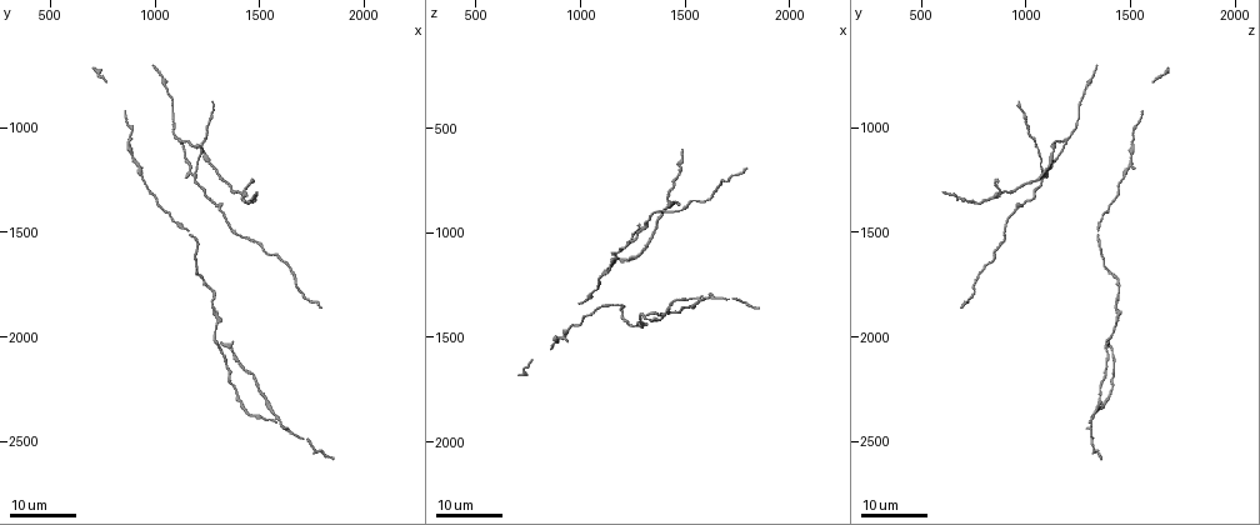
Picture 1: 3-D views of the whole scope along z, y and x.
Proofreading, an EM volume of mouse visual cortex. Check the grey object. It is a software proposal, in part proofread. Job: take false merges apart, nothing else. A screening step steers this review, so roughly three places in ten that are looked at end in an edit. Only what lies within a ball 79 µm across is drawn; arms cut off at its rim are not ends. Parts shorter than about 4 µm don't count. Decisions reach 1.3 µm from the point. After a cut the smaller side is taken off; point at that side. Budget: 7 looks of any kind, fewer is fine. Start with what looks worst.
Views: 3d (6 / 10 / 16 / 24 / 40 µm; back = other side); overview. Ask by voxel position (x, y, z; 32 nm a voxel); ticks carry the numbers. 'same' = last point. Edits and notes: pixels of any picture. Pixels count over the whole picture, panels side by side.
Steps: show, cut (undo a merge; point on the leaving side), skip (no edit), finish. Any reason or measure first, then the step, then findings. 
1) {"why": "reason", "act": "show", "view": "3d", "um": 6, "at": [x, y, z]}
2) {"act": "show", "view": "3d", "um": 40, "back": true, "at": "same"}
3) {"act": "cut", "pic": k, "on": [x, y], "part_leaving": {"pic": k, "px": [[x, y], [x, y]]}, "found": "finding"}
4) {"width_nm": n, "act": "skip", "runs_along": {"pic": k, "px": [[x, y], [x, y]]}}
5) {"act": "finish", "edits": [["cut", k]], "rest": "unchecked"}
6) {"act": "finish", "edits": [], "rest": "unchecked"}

{"why": "three-way junction", "act": "show", "view": "3d", "um": 16, "at": [1120, 1070, 1180]}

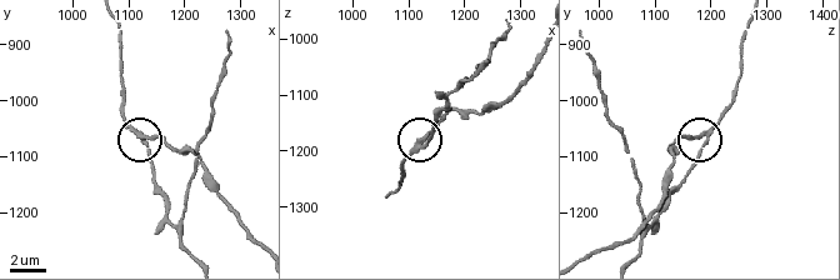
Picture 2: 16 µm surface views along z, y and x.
{"why": "closer look", "act": "show", "view": "3d", "um": 6, "at": [1125, 1070, 1180]}

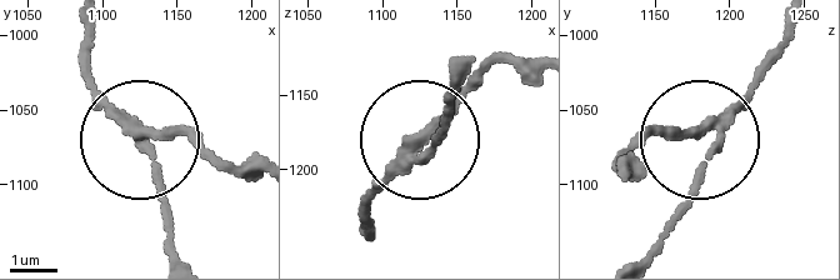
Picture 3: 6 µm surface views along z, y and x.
{"side_arm_um": 30, "act": "cut", "pic": 3, "on": [165, 139], "part_leaving": {"pic": 3, "px": [[124, 119], [251, 166]]}, "found": "two cells meet here"}

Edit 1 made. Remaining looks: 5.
{"why": "calibre changes", "act": "show", "view": "3d", "um": 24, "at": [1310, 1400, 940]}

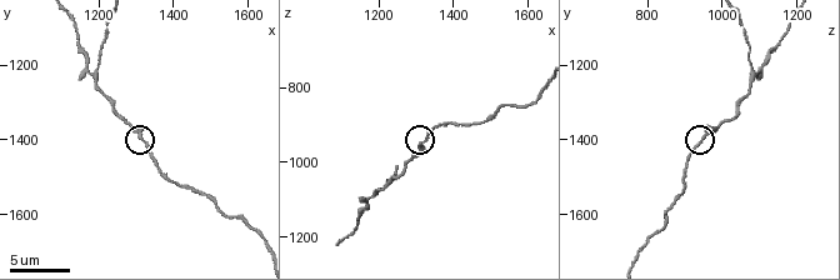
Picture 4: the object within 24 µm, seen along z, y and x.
{"why": "closer look", "act": "show", "view": "3d", "um": 6, "at": [1320, 1390, 940]}

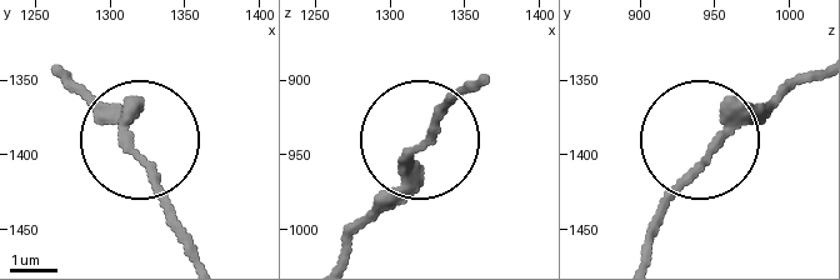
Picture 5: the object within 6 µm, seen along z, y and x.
{"width_nm": 220, "act": "skip", "found": "continuous, no second cell"}

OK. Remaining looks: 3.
{"why": "thin arm on a thick one", "act": "show", "view": "3d", "um": 10, "at": [1190, 1220, 1080]}

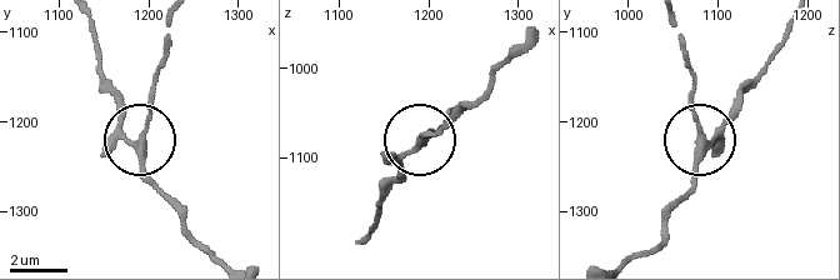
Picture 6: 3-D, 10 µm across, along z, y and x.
{"act": "show", "view": "3d", "um": 10, "back": true, "at": [1195, 1220, 1080]}

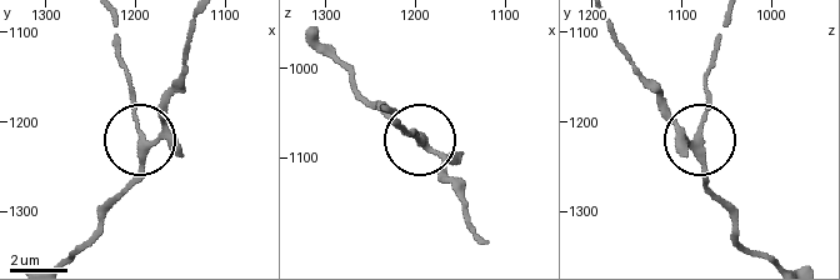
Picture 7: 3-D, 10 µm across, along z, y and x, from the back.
{"side_arm_um": 14, "act": "skip", "found": "continuous, no second cell"}

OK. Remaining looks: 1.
{"act": "finish", "edits": [["cut", 3]], "rest": "unchecked"}

